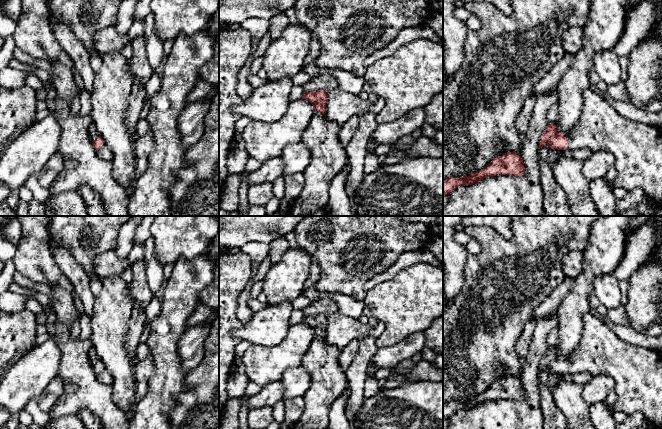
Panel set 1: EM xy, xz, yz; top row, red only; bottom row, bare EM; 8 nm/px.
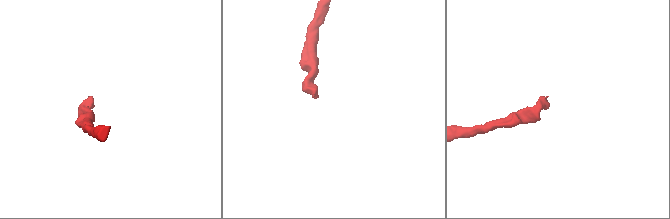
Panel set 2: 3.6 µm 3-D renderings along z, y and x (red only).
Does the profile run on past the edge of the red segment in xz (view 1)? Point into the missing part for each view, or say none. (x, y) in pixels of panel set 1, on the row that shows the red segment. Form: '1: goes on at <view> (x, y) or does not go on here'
1: goes on at xz (328, 156)

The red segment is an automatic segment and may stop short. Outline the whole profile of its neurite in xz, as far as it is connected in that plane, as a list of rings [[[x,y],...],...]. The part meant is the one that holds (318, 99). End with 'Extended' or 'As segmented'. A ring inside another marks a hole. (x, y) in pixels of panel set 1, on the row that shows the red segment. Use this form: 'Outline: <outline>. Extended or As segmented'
Outline: [[[305,91],[302,98],[309,101],[315,111],[301,138],[309,148],[311,158],[302,172],[304,185],[301,193],[287,216],[327,216],[330,184],[346,166],[348,156],[338,138],[341,126],[325,116],[327,92]]]. Extended

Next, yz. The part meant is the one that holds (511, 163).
Outline: [[[507,152],[503,156],[497,156],[484,168],[463,177],[449,177],[443,179],[443,195],[449,195],[461,185],[472,185],[484,178],[496,175],[522,176],[525,167],[520,153]]]. As segmented

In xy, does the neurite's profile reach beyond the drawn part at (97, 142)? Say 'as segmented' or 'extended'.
extended

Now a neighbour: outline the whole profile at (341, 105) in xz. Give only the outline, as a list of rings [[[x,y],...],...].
[[[337,87],[327,92],[325,116],[341,126],[351,117],[362,115],[371,105],[371,101]]]

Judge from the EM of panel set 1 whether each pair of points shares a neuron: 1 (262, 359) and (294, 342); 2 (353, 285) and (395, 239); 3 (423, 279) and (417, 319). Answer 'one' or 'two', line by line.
1: one
2: one
3: one

